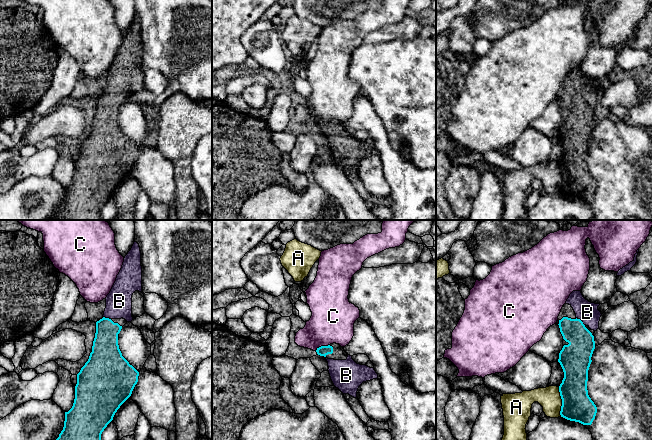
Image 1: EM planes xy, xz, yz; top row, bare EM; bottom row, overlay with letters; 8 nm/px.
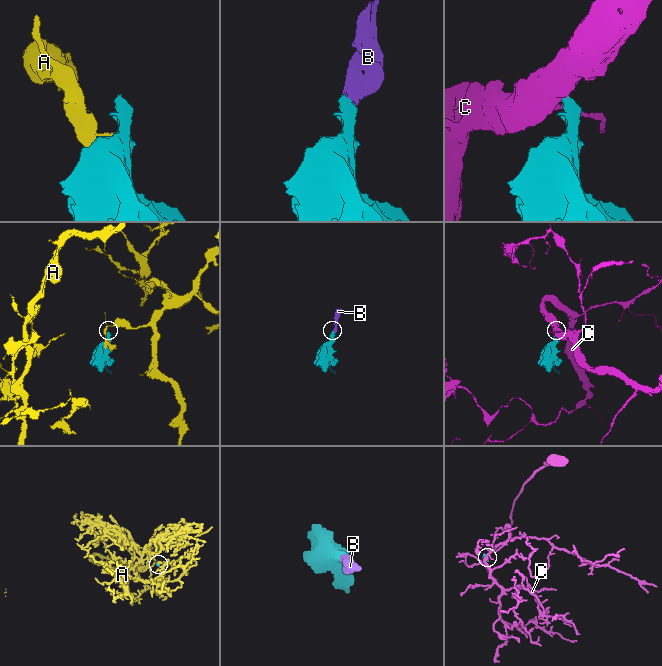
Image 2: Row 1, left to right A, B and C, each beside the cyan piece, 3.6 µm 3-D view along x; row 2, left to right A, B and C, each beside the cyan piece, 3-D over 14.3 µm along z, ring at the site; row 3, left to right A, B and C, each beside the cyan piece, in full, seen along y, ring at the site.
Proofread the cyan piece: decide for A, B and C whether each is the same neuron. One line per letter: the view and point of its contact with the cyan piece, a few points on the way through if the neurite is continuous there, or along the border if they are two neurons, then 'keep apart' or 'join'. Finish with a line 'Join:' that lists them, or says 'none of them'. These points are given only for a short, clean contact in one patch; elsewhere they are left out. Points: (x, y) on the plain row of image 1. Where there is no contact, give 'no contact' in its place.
A: contact yz (562, 178); keep apart
B: contact xy (107, 94); way xy (105, 125), (107, 94), (119, 77); join
C: contact xz (322, 122); border xz (329, 120), (319, 122), (315, 126); keep apart
Join: B

